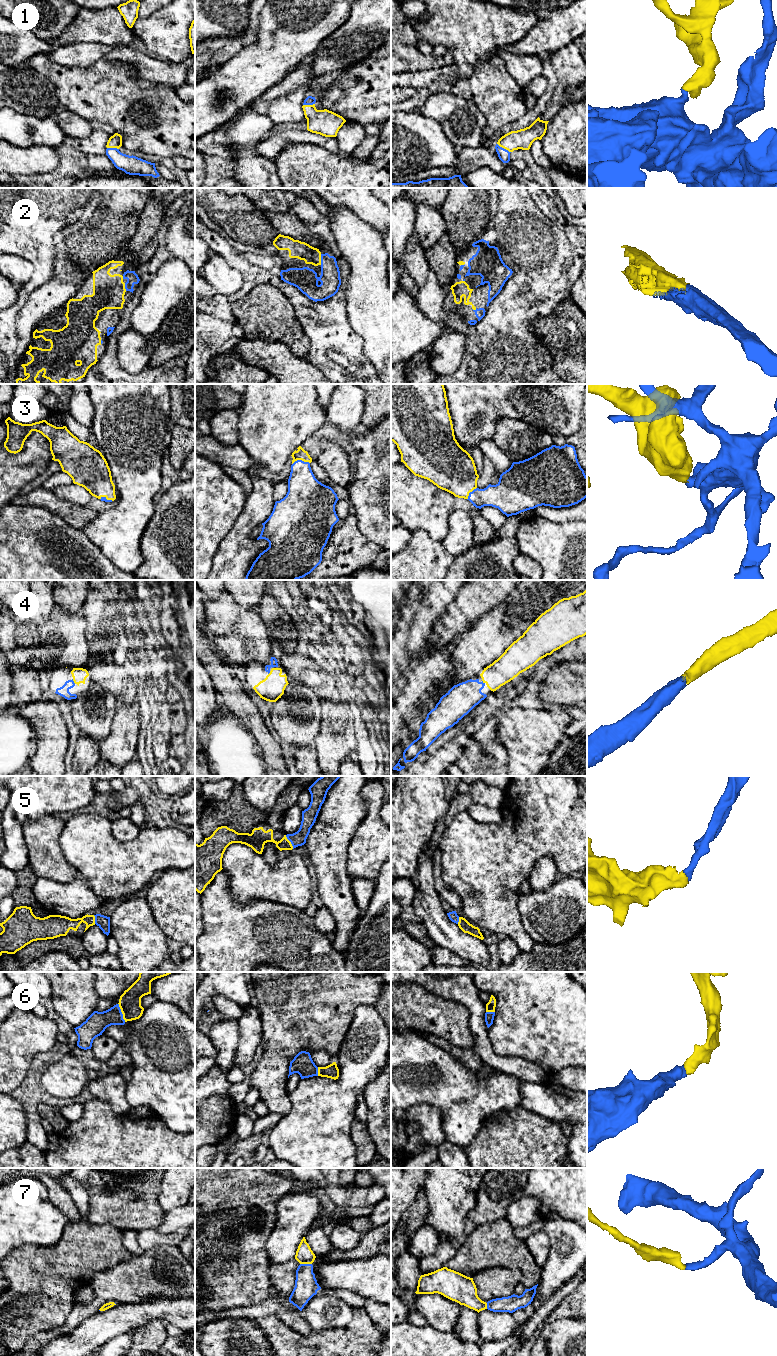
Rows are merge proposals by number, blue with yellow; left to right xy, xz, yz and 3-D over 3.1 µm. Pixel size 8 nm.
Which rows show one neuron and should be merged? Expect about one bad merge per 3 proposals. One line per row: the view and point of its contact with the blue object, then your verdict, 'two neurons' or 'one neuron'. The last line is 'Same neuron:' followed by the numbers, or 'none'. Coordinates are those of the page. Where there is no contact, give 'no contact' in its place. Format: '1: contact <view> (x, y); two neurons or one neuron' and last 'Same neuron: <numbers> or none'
1: contact yz (503, 148); one neuron
2: contact xz (321, 259); one neuron
3: contact xz (300, 460); one neuron
4: contact xy (73, 681); one neuron
5: contact xz (290, 841); one neuron
6: contact xy (121, 1012); one neuron
7: contact xz (306, 1264); one neuron
Same neuron: 1, 2, 3, 4, 5, 6, 7

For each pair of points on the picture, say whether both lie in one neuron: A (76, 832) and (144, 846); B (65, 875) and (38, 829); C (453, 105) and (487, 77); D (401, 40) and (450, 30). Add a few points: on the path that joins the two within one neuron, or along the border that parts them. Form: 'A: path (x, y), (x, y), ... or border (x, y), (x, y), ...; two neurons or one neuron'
A: path (93, 847), (127, 847); one neuron
B: path (54, 864), (50, 860), (50, 850), (43, 840); one neuron
C: border (450, 91), (458, 96), (470, 98), (480, 112); two neurons
D: border (405, 16), (405, 21), (413, 29), (417, 45); two neurons

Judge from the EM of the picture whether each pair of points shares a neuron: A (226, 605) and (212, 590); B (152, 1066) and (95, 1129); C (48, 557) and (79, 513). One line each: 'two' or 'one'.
A: two
B: two
C: two

